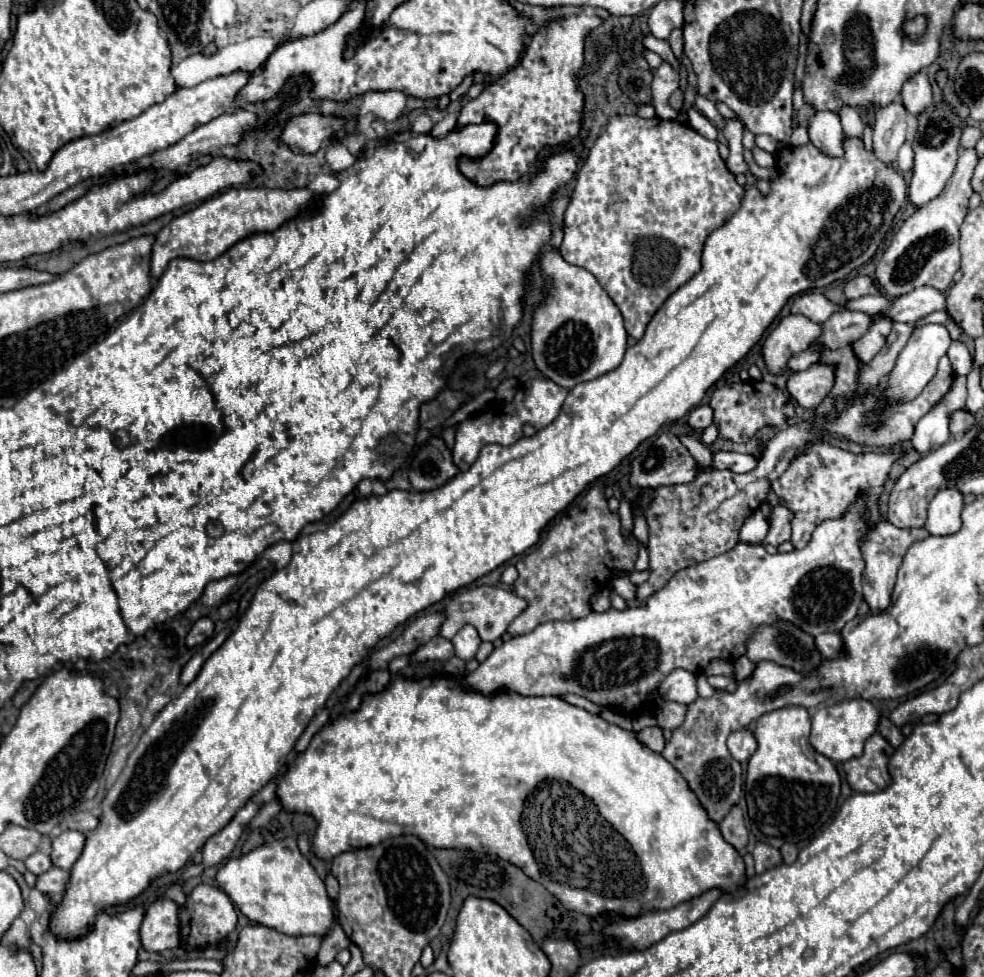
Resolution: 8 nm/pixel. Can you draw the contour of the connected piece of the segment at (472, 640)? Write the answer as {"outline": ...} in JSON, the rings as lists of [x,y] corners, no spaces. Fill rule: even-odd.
{"outline":[[[465,625],[463,629],[457,631],[457,635],[451,639],[451,643],[455,645],[455,655],[463,661],[469,661],[475,657],[477,649],[481,645],[481,637],[473,625]]]}

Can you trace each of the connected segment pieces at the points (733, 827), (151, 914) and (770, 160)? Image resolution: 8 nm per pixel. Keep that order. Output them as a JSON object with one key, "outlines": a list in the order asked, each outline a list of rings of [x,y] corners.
{"outlines":[[[[735,805],[719,823],[721,835],[727,843],[731,843],[737,851],[745,849],[747,845],[747,835],[749,831],[745,825],[743,812],[739,809],[739,805]]],[[[163,899],[149,907],[141,925],[141,943],[155,953],[181,945],[181,937],[177,937],[177,903]]],[[[759,147],[753,149],[753,159],[755,159],[755,163],[757,163],[759,167],[769,167],[769,169],[773,169],[773,167],[777,165],[775,153],[767,153],[767,151],[759,149]]]]}

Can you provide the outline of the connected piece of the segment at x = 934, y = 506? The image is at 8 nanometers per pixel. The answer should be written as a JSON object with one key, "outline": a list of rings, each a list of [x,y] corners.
{"outline":[[[957,489],[939,491],[929,503],[929,517],[925,529],[931,535],[951,535],[961,529],[963,495]]]}

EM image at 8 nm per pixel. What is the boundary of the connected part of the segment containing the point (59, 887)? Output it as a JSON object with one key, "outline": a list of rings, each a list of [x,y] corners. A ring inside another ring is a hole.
{"outline":[[[51,867],[49,871],[45,871],[43,875],[37,877],[35,889],[41,891],[41,893],[47,893],[47,895],[55,897],[55,895],[61,895],[65,891],[67,883],[69,883],[69,871]]]}

